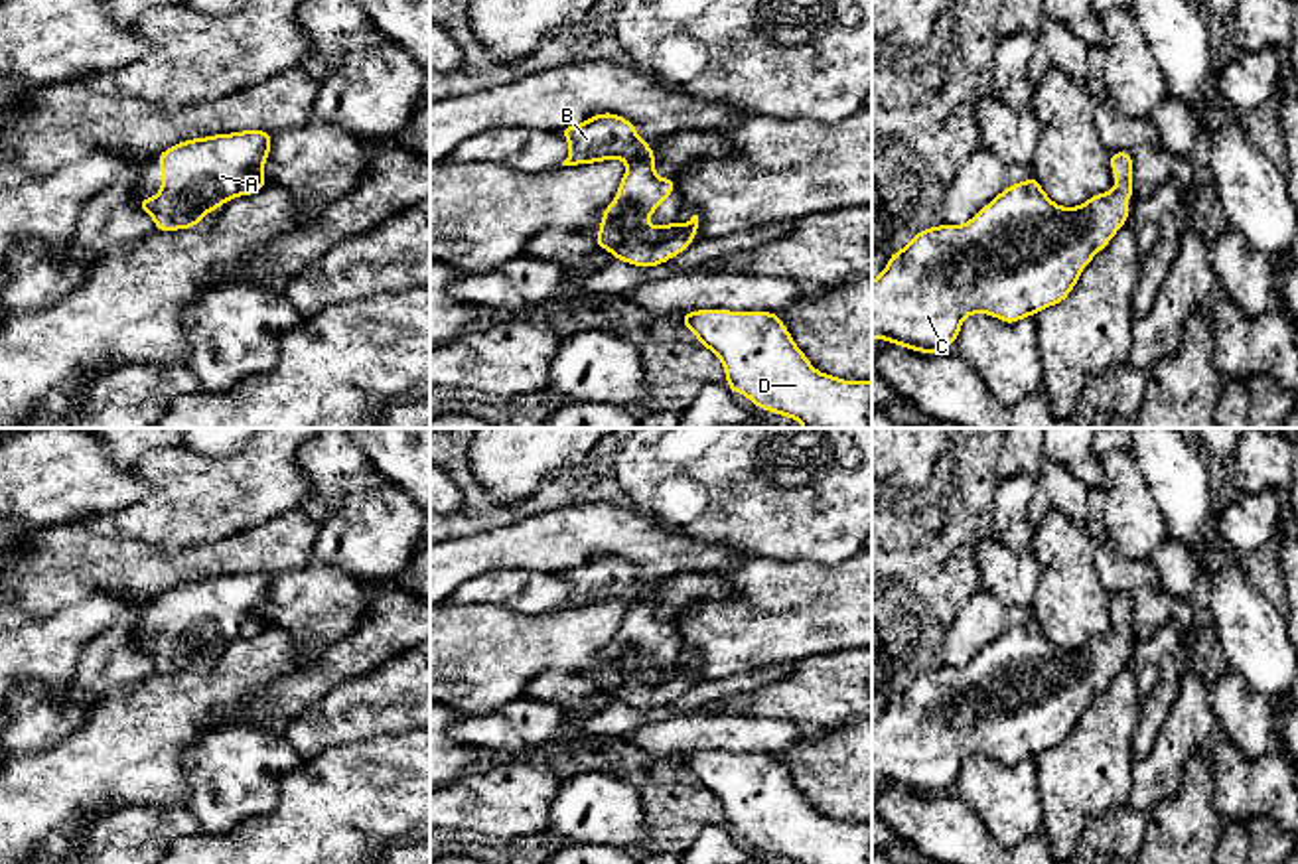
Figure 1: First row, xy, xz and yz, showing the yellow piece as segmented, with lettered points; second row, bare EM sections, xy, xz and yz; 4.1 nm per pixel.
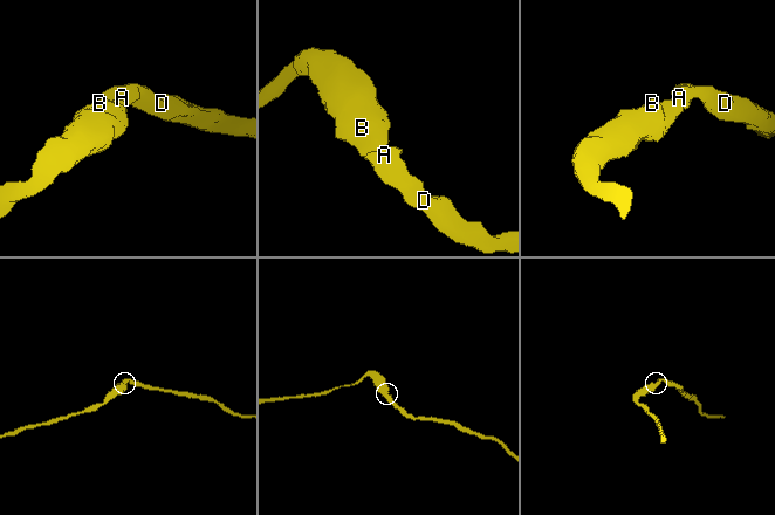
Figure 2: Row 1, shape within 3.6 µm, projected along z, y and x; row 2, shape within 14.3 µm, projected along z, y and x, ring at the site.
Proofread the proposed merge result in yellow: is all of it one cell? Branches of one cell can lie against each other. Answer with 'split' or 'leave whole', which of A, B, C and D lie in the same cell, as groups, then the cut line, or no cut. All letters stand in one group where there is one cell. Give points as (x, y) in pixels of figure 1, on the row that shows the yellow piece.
leave whole; A B C D; no cut

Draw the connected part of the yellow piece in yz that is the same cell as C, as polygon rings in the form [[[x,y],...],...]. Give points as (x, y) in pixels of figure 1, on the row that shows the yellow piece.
[[[1132,152],[1109,154],[1118,180],[1111,193],[1095,193],[1079,207],[1055,205],[1032,176],[1008,185],[965,225],[921,229],[872,280],[872,339],[888,339],[919,353],[947,351],[971,314],[988,314],[1004,324],[1063,302],[1081,270],[1126,225],[1132,187]]]

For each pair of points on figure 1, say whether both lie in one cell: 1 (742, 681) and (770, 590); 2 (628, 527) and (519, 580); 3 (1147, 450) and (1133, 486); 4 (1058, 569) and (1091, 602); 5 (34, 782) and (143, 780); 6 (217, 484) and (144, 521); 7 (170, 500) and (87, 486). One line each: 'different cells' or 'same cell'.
1: different cells
2: different cells
3: different cells
4: same cell
5: same cell
6: same cell
7: different cells

